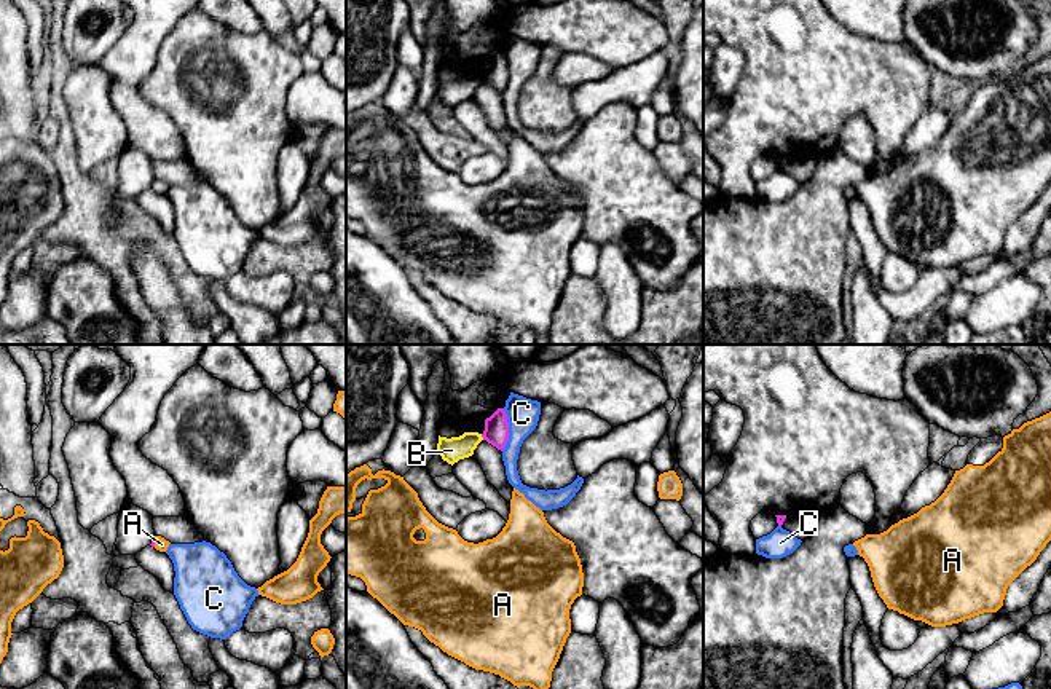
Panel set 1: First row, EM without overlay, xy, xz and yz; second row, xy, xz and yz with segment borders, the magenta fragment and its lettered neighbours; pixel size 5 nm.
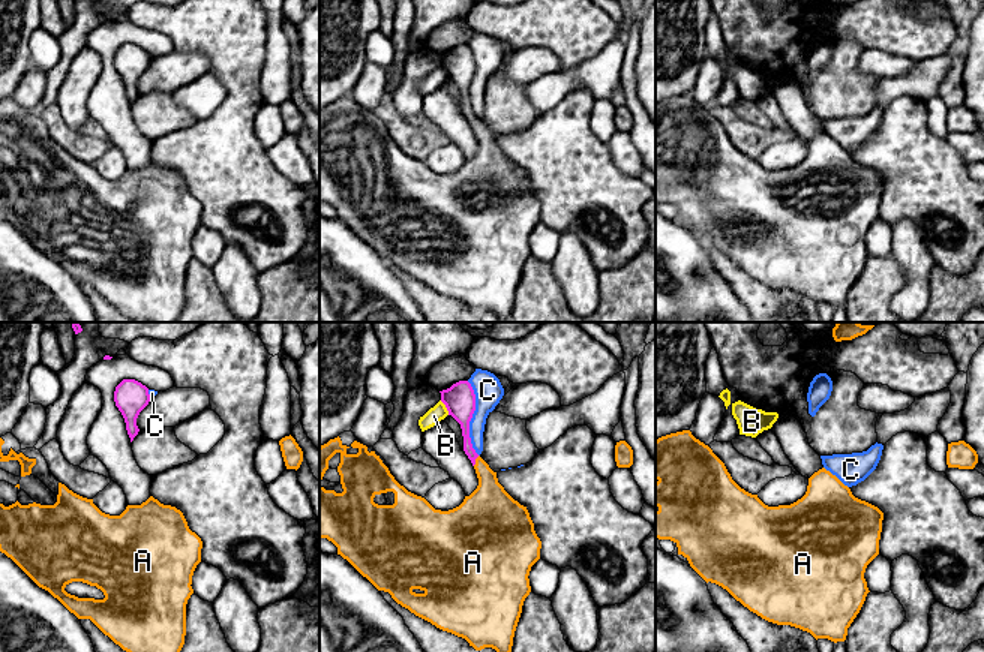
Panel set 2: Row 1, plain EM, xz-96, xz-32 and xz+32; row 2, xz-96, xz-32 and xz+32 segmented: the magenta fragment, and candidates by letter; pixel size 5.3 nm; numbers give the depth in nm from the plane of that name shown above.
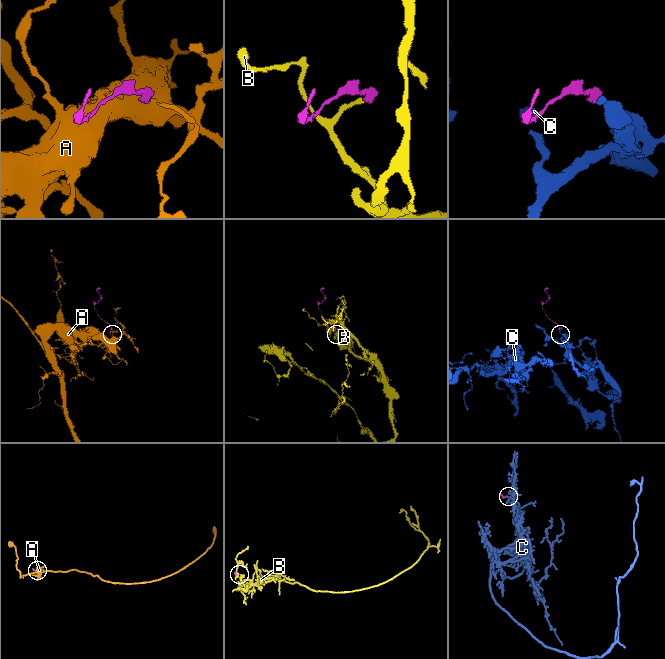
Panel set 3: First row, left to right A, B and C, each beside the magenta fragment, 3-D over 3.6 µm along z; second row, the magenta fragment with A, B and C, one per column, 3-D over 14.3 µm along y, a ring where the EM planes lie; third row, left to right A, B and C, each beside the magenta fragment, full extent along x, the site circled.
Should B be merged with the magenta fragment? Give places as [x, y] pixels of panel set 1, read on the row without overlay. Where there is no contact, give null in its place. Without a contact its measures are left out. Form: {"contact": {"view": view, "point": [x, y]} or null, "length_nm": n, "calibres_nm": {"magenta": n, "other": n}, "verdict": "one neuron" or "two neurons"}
{"contact": {"view": "xz", "point": [482, 78]}, "length_nm": 40, "calibres_nm": {"magenta": 130, "other": 120}, "verdict": "two neurons"}

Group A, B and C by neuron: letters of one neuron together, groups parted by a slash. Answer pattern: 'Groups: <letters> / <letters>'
Groups: A / B / C

